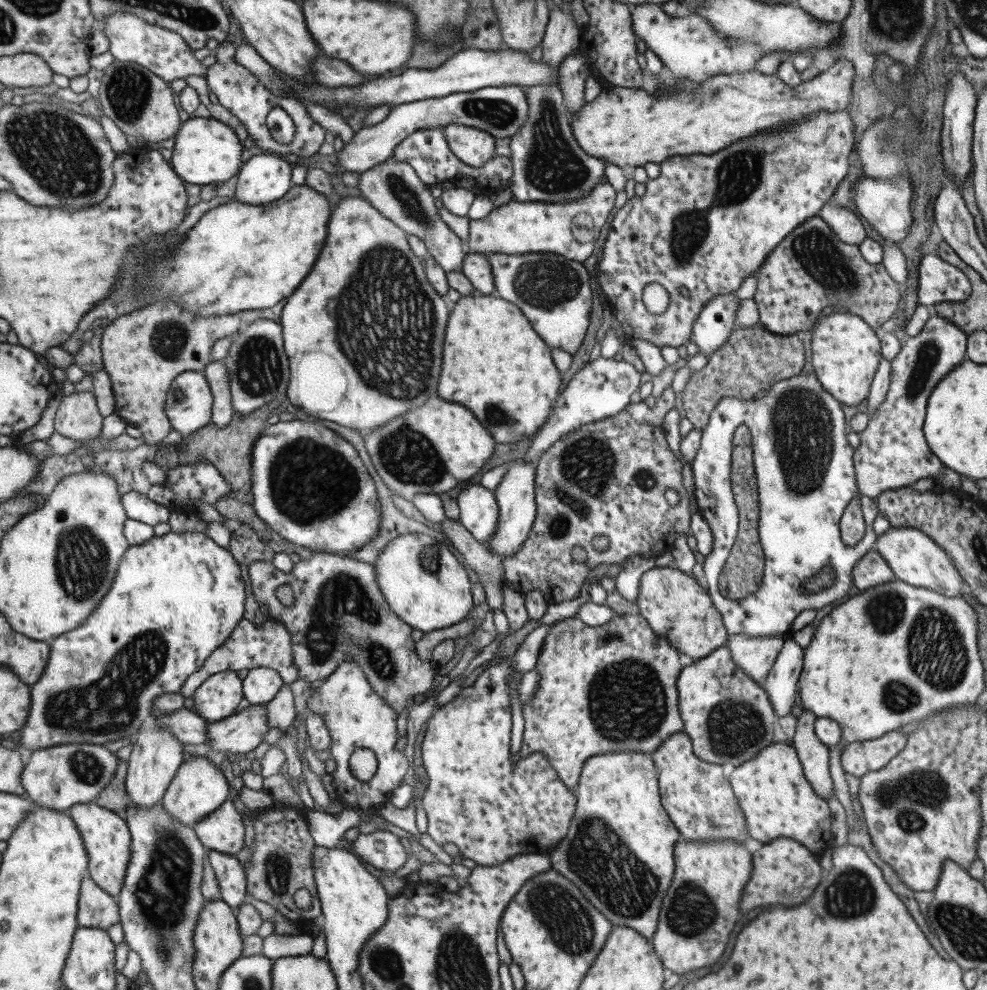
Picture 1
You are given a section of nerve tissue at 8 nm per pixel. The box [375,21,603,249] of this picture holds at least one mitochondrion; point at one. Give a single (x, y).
(551, 166)

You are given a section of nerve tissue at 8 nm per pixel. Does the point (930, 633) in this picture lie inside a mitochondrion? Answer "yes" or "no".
yes

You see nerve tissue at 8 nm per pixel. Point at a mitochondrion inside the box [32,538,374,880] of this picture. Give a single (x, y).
(108, 705)

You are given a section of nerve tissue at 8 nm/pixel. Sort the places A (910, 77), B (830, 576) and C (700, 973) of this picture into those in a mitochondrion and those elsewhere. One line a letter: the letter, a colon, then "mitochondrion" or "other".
A: other
B: mitochondrion
C: other

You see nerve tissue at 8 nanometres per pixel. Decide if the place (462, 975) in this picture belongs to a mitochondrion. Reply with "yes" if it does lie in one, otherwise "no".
yes

